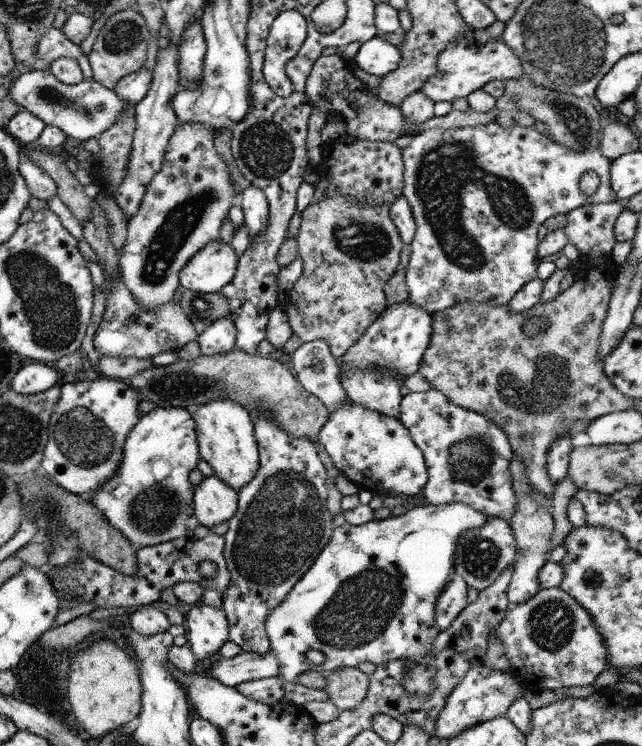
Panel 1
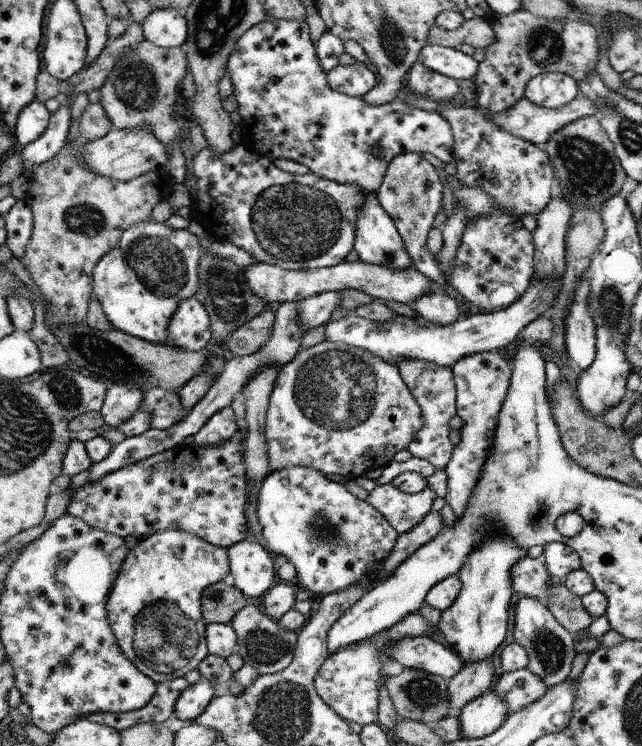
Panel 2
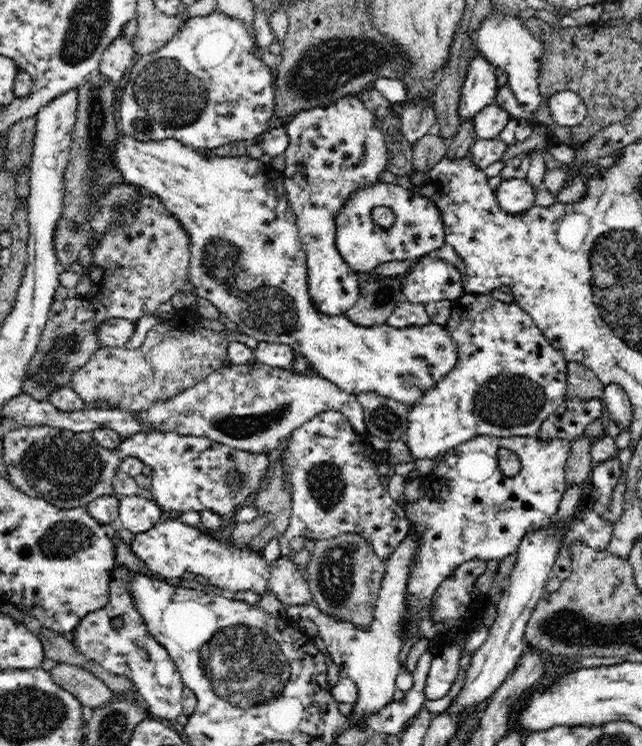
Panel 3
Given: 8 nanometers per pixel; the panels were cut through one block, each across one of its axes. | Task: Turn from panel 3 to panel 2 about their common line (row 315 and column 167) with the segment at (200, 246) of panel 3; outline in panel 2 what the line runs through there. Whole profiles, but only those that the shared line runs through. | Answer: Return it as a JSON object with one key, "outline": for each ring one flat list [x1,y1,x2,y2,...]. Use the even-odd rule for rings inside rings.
{"outline":[[153,218,142,220,129,228,118,246,94,266,93,296,102,304,114,329,170,346,170,323,178,307,201,288,200,252,199,238,187,229,170,228,165,222,154,222]]}

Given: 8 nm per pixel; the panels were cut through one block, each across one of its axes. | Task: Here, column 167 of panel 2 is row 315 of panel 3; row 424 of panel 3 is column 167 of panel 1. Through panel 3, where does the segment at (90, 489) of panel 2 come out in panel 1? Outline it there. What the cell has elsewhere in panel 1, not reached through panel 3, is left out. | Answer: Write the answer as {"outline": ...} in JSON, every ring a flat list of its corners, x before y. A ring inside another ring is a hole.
{"outline":[[156,407,146,413,125,440,120,471,109,480,109,483,104,483,102,488,88,496,91,505,101,509,105,517,126,536,136,549,152,547,161,542,191,535,196,486,190,484,188,475,201,460,196,428,197,423,192,411,184,407]]}

